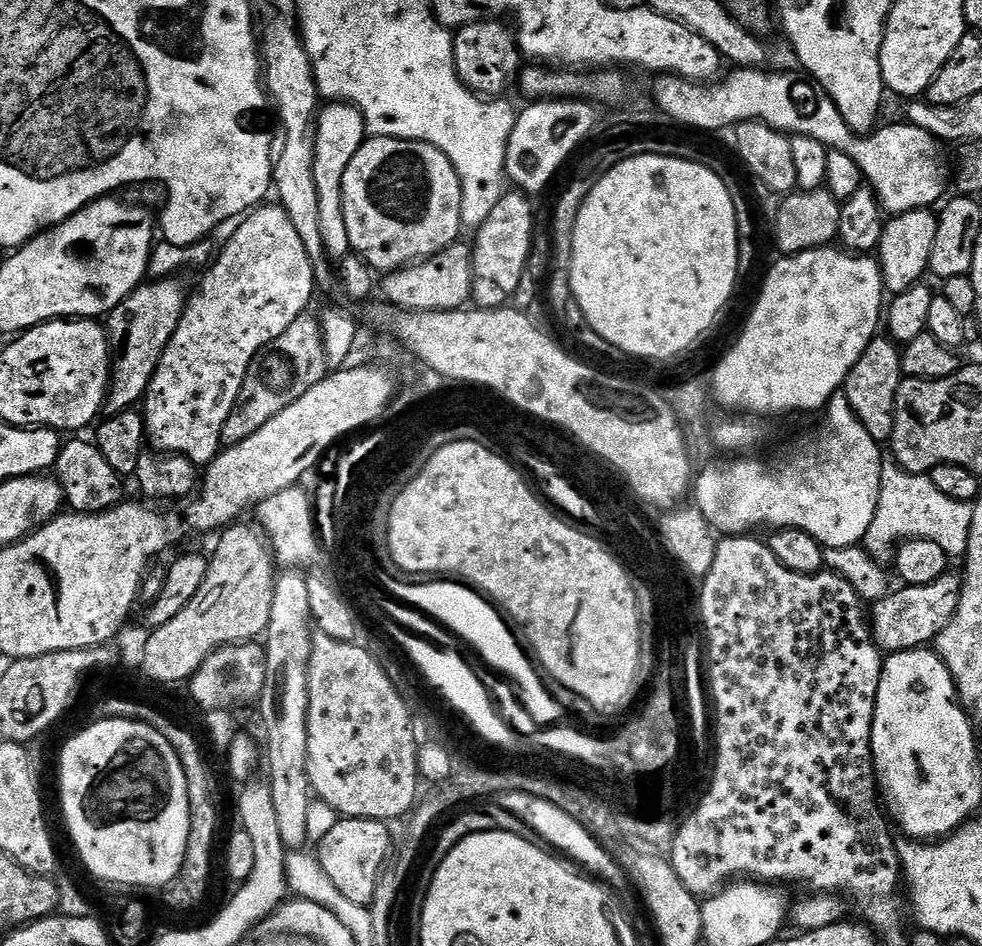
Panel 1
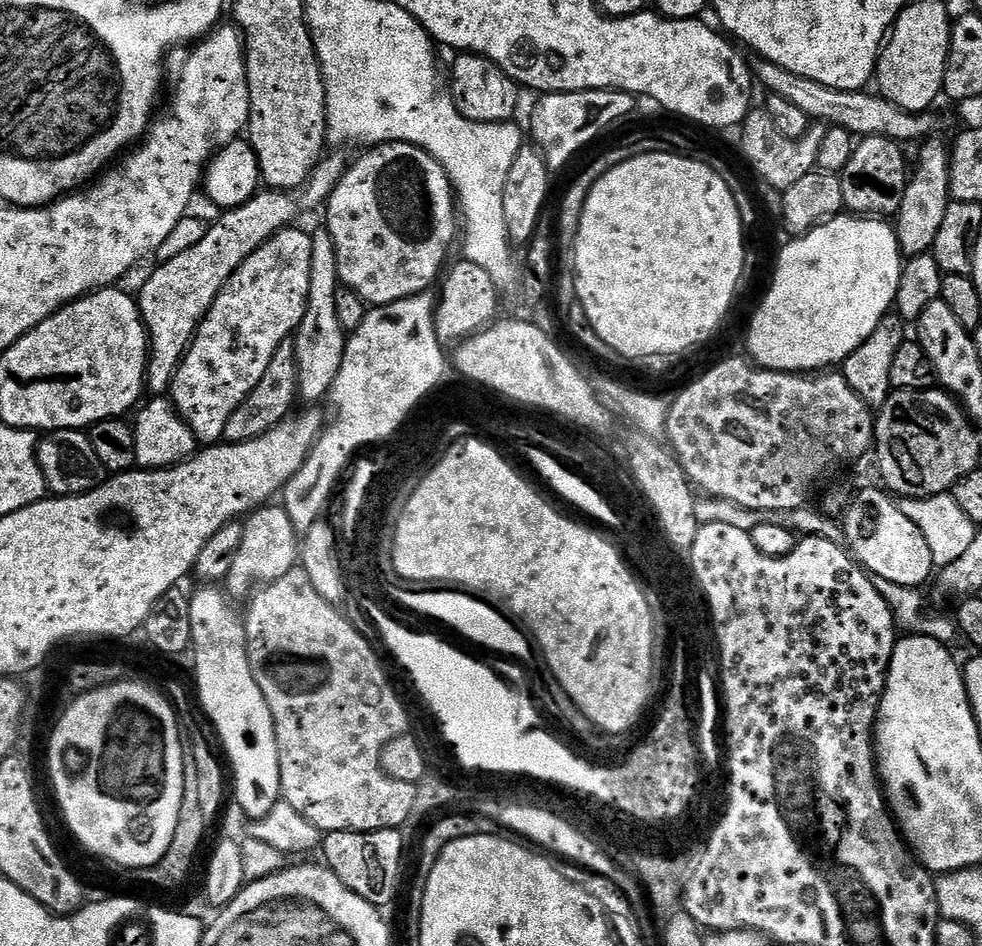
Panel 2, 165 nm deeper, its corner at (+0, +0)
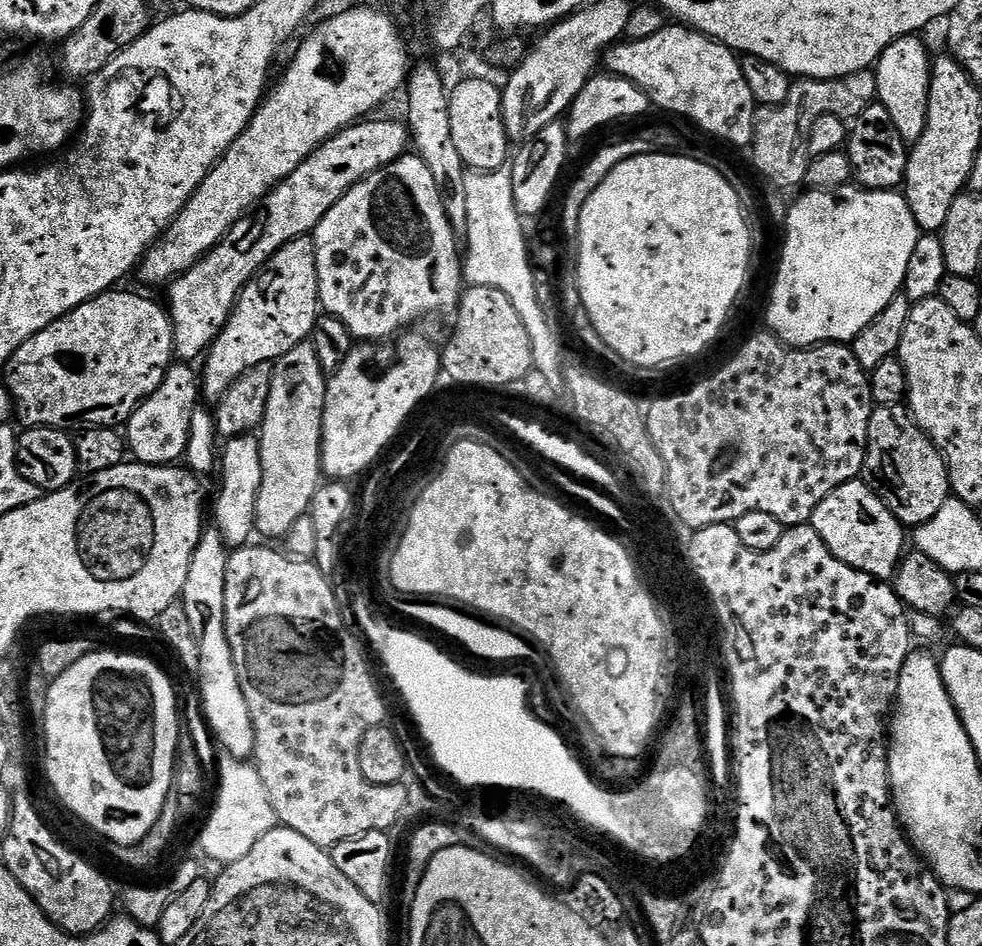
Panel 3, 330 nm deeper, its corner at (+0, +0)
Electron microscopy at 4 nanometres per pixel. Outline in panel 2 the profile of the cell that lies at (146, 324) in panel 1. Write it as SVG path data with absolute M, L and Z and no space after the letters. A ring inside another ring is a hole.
M340 150L331 154L325 155L317 164L299 194L257 191L242 206L229 208L220 214L198 246L190 246L190 250L178 254L178 258L170 258L156 266L160 268L154 269L152 277L141 286L138 291L140 317L148 331L148 371L144 373L144 382L153 397L163 397L171 389L180 361L196 335L196 327L204 321L205 314L212 309L214 298L218 298L218 294L228 285L228 279L236 273L241 262L276 232L295 225L300 207L316 208L319 204L321 207L336 189L350 160Z

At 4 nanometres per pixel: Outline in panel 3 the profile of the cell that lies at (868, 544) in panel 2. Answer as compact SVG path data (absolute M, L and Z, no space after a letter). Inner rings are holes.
M857 478L838 486L814 510L810 521L812 529L826 542L826 546L842 562L873 576L875 580L891 581L896 567L906 551L904 545L905 525L894 518L882 498L870 490L863 479Z

